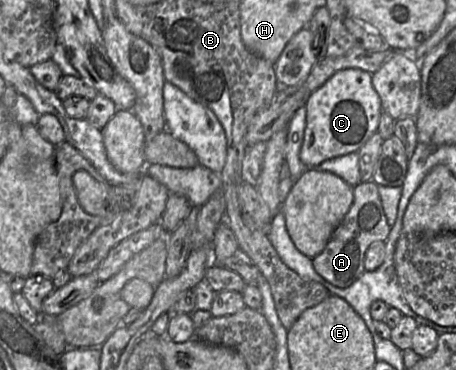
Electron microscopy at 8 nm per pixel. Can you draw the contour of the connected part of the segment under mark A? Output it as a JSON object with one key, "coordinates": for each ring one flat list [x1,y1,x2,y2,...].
{"coordinates":[[373,181,360,182,353,187,353,203,333,231,323,251,312,258,315,271,331,284,346,288,365,271,364,259,369,245,374,241,386,241,391,227,381,204,378,185]]}

